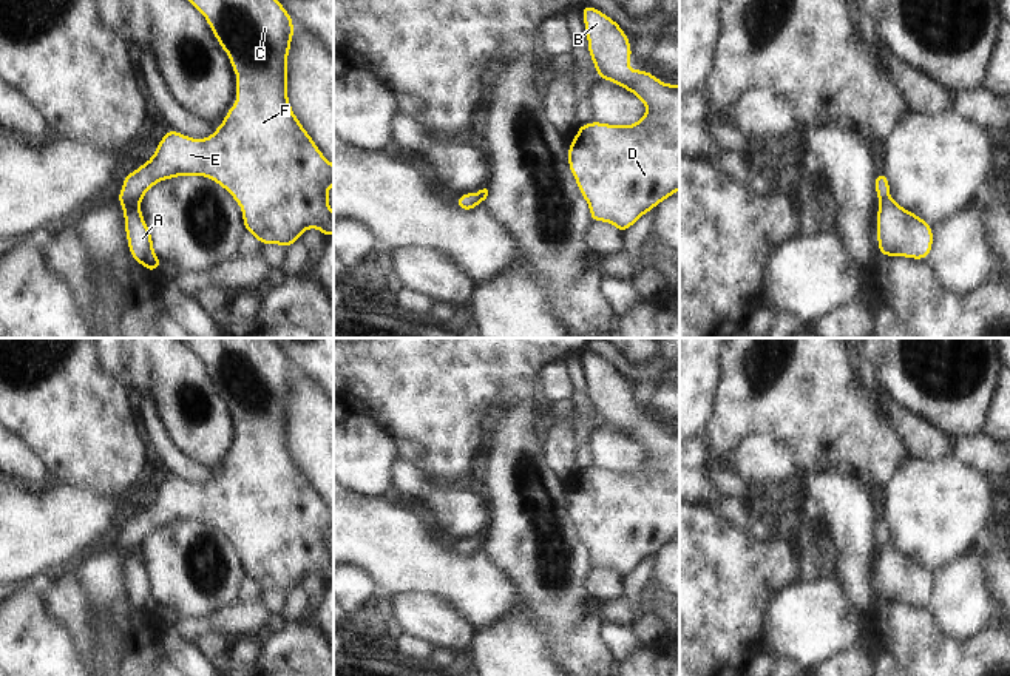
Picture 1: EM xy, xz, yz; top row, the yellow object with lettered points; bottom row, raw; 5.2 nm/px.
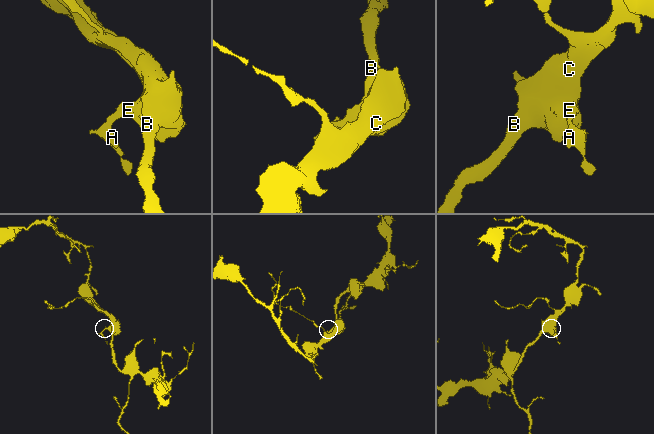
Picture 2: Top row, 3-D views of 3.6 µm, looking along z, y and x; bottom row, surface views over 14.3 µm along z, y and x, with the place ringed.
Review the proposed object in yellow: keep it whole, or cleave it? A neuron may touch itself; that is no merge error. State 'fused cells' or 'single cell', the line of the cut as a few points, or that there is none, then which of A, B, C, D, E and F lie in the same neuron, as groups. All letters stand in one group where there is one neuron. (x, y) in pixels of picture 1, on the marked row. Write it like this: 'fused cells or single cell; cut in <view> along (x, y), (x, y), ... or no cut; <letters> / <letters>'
single cell; no cut; A B C D E F

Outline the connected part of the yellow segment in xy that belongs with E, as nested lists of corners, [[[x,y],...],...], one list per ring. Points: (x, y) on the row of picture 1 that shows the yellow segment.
[[[278,0],[188,2],[205,17],[218,45],[230,57],[230,66],[236,73],[236,103],[230,106],[213,134],[205,139],[191,139],[176,130],[168,130],[159,140],[153,157],[124,177],[122,191],[116,199],[124,208],[130,256],[153,273],[162,264],[153,252],[153,236],[141,213],[141,201],[153,185],[178,176],[204,176],[227,190],[242,210],[246,232],[252,233],[261,245],[278,244],[289,248],[307,228],[318,228],[324,238],[330,236],[334,213],[329,207],[327,188],[334,185],[334,165],[300,123],[287,97],[287,57],[295,34],[293,19]]]

